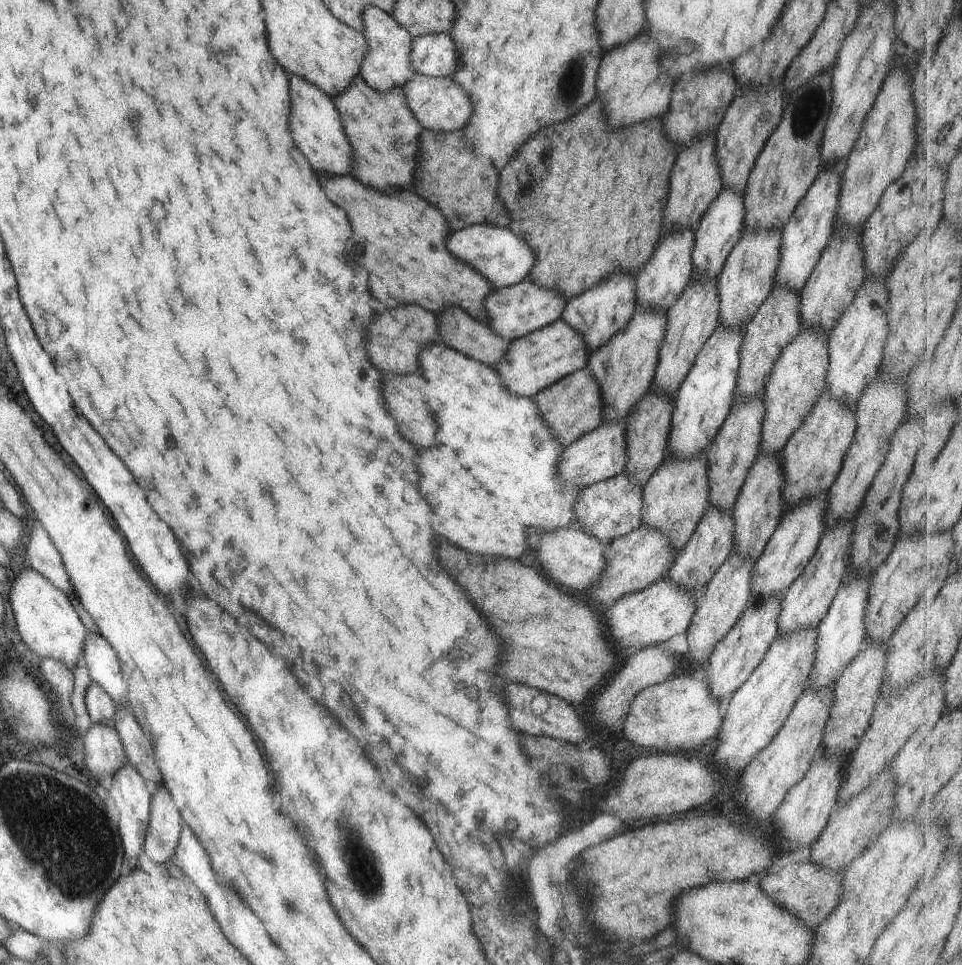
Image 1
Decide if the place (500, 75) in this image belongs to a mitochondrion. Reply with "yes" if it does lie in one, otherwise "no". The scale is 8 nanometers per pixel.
no

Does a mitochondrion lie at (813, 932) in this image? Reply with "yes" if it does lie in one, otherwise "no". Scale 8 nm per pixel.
no

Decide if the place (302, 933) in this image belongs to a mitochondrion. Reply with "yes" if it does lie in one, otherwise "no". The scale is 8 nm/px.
no

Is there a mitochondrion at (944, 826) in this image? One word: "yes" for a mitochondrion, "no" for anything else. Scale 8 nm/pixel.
no

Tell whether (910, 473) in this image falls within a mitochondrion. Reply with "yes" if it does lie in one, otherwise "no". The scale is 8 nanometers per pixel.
no

